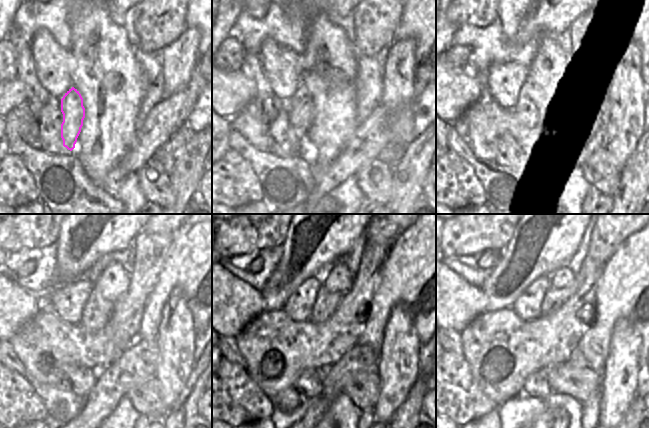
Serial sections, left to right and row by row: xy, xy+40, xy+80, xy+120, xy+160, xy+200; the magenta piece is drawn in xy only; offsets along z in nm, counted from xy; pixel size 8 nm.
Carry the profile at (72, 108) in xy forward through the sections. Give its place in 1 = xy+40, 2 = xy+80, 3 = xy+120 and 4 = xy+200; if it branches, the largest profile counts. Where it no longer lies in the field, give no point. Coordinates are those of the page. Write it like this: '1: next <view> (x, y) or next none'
1: next xy+40 (300, 107)
2: next xy+80 (531, 100)
3: next xy+120 (97, 310)
4: next xy+200 (607, 234)

